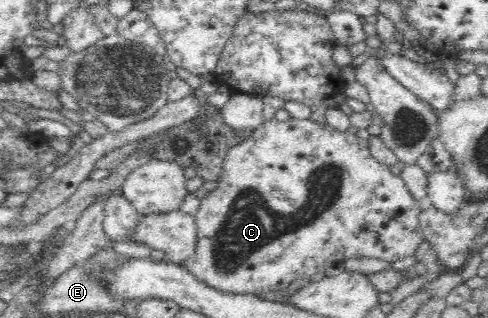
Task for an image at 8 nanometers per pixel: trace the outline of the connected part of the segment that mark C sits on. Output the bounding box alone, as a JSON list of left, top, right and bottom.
[182,117,423,295]

